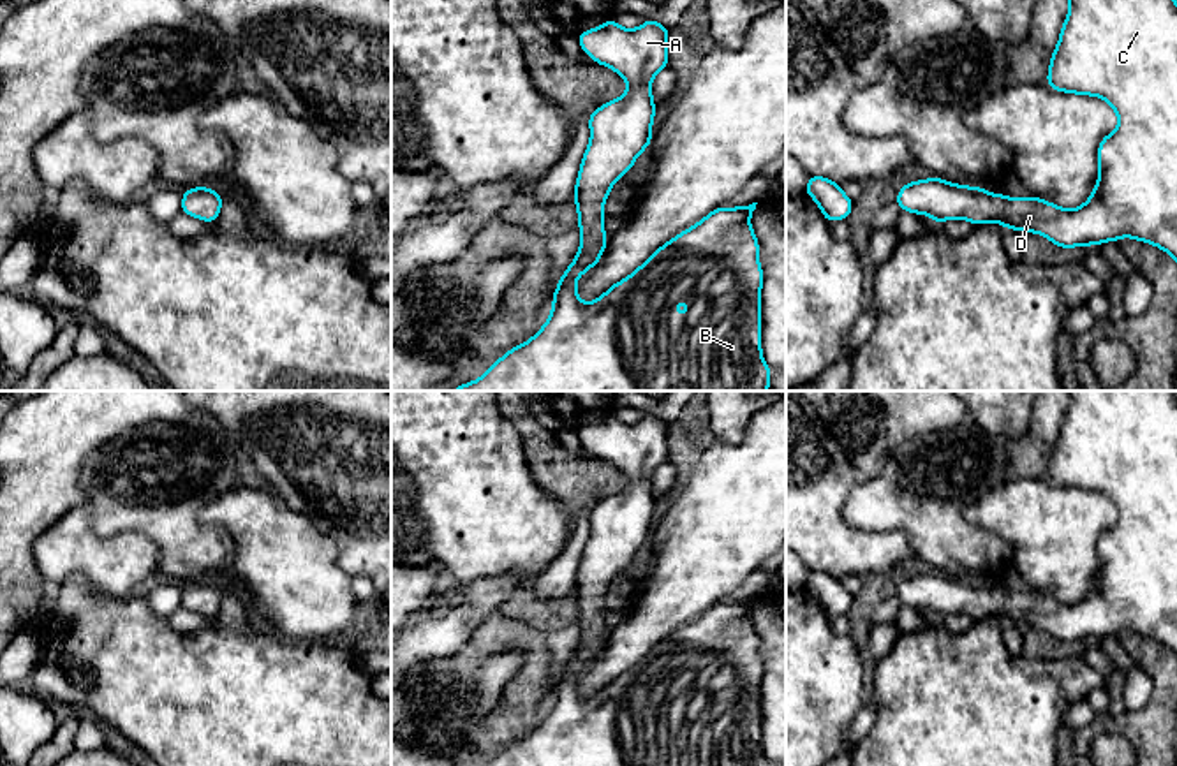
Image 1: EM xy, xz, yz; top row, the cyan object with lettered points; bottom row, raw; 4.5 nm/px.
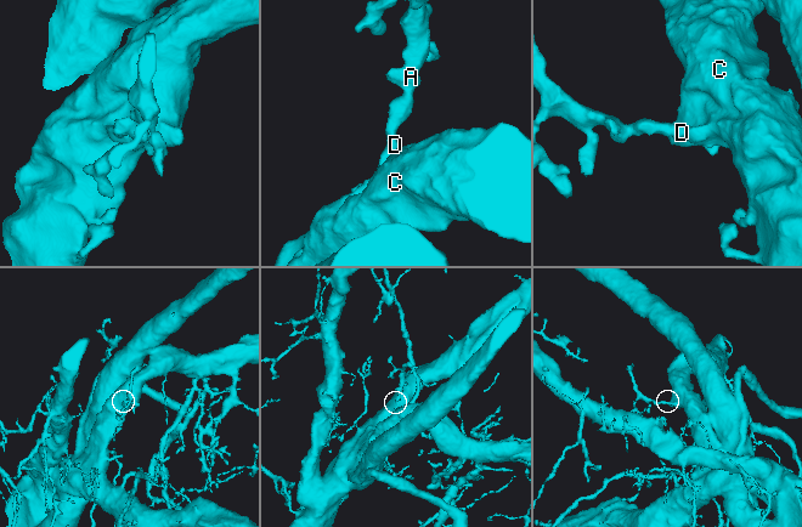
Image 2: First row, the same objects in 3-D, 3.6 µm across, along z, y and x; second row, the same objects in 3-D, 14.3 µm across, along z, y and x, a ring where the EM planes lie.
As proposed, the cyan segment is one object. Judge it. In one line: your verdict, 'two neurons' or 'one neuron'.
one neuron

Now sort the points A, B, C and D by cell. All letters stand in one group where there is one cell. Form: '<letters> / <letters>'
A B C D

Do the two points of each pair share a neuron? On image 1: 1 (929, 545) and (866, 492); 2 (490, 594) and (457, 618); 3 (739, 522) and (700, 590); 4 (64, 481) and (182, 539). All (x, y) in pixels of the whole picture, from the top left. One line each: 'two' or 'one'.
1: one
2: one
3: one
4: two

